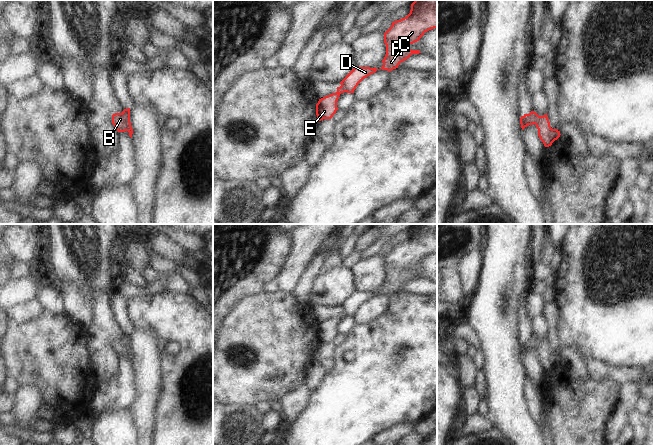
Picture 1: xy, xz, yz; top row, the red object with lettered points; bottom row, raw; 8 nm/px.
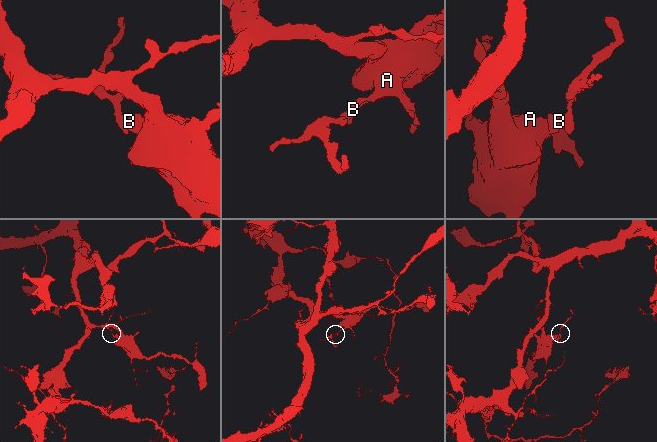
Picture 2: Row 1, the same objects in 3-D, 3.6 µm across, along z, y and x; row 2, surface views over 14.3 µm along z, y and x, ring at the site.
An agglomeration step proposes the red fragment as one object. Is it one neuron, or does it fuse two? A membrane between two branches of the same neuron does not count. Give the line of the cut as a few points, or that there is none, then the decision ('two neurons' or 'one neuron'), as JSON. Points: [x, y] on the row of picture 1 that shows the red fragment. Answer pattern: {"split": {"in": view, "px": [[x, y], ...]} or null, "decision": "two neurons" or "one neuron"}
{"split": null, "decision": "one neuron"}

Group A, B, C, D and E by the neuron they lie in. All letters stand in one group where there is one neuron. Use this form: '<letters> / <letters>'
A B C D E

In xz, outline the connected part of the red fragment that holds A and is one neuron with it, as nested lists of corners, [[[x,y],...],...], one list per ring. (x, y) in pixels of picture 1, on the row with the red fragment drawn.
[[[415,0],[410,13],[397,21],[384,33],[386,55],[380,69],[392,71],[412,54],[421,53],[407,46],[420,40],[425,32],[437,28],[437,0]]]

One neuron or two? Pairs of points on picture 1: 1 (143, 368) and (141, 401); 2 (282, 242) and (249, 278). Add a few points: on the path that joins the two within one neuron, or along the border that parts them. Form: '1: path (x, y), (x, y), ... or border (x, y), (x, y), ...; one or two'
1: path (143, 376), (143, 393); one
2: path (273, 251), (255, 269); one

